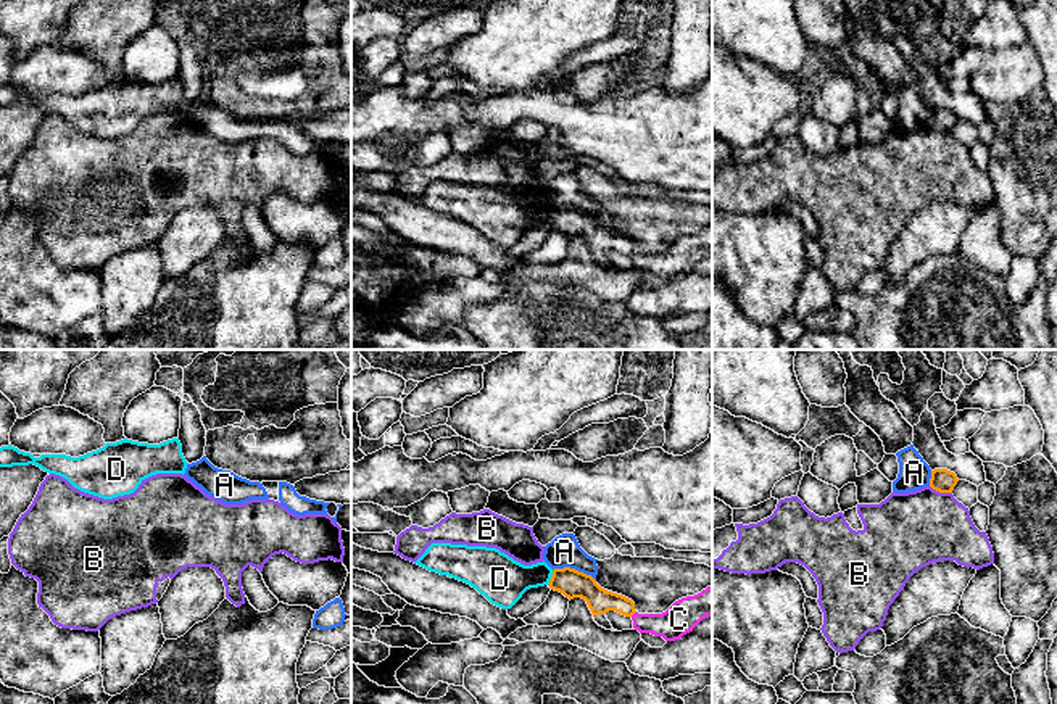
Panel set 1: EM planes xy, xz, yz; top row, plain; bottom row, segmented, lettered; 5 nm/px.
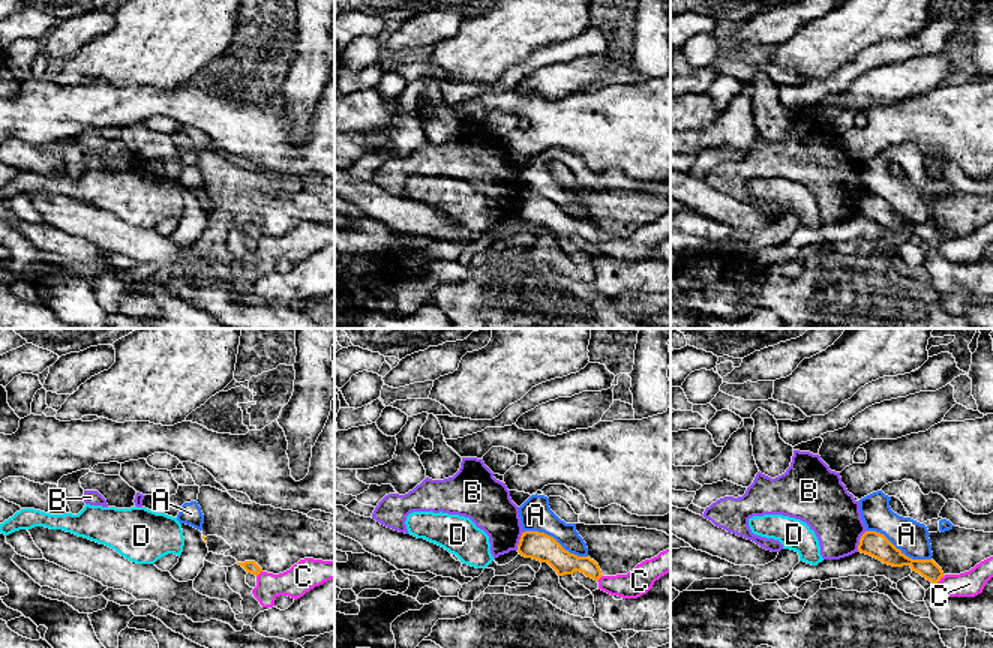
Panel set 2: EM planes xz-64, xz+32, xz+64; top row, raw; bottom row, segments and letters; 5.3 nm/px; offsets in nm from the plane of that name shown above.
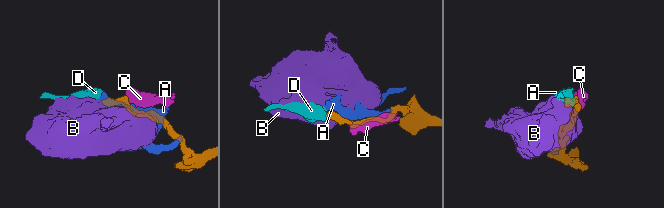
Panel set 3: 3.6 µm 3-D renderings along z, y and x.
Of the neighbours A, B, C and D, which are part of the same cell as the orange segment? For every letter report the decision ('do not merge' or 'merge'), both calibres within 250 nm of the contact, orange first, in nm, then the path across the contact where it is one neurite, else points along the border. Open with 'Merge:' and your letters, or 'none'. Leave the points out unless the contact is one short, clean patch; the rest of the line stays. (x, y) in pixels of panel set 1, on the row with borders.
Merge: none
A: do not merge; 140 nm thick on the orange side, 160 nm on the other
B: do not merge; 120 nm thick on the orange side, 380 nm on the other; border along yz (928, 485), (951, 493)
C: do not merge; 130 nm thick on the orange side, 160 nm on the other; border along xz (635, 611), (630, 616)
D: do not merge; 140 nm thick on the orange side, 240 nm on the other; border along xz (553, 571), (548, 585)

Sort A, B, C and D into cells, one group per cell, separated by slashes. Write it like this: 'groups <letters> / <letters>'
groups A / B / C / D

